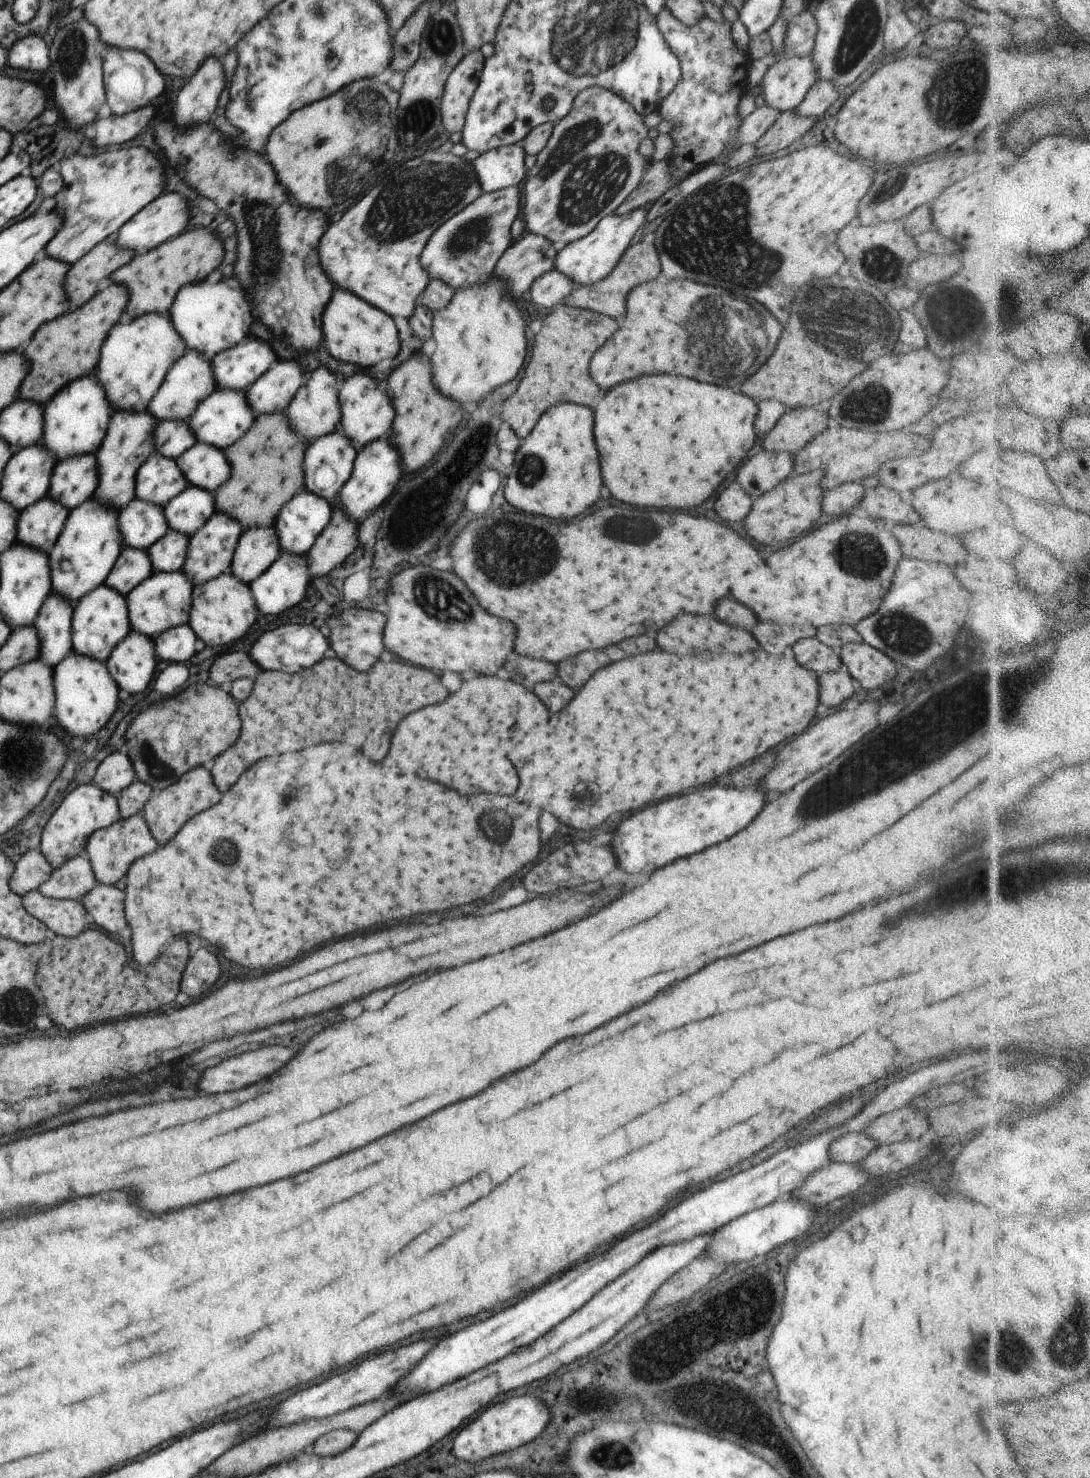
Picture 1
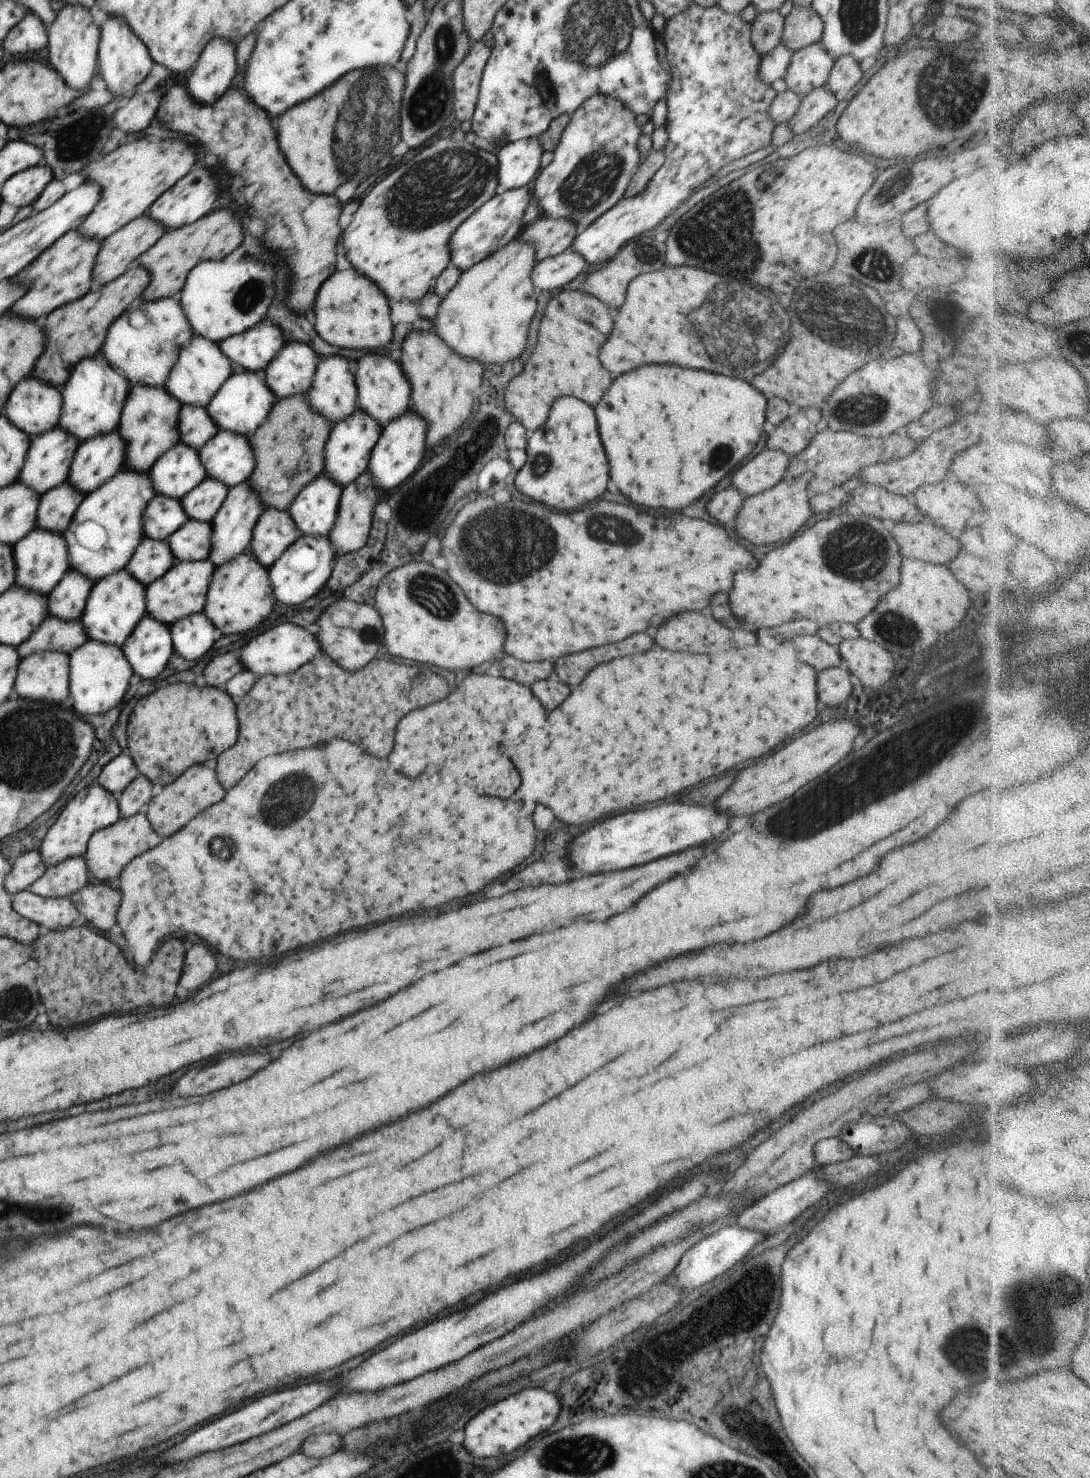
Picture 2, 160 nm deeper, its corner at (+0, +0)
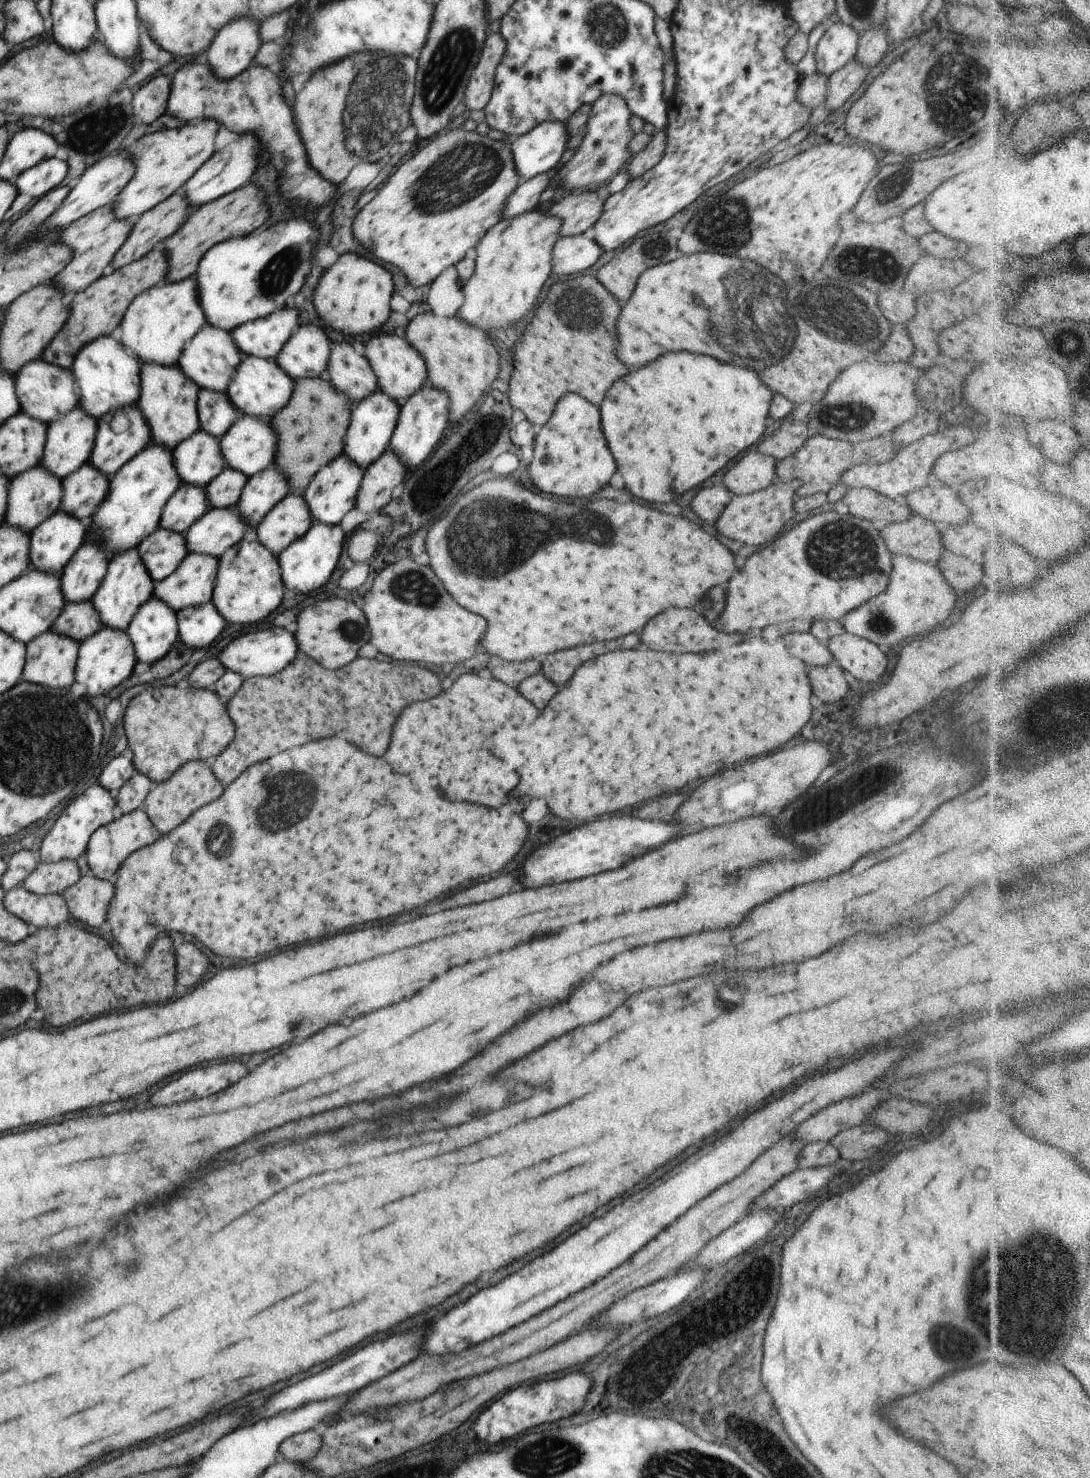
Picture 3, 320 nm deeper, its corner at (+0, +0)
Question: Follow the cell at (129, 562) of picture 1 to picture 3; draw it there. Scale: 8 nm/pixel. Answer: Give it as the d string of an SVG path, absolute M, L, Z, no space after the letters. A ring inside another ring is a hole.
M158 527L138 546L140 556L155 582L167 579L189 553L183 533Z

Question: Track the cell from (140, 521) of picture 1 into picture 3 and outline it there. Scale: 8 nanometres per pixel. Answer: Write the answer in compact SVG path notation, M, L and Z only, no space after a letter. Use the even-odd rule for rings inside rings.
M182 483L164 505L159 527L184 534L209 509L205 488Z

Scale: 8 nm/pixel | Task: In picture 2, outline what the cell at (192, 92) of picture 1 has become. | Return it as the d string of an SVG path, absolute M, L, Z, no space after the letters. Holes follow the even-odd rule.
M216 36L208 42L186 84L197 103L213 103L231 86L239 71L236 53L237 45L230 40Z

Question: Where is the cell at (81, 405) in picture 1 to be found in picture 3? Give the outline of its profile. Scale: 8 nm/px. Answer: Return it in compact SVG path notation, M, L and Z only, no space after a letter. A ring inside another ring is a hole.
M109 334L85 344L75 356L71 371L80 387L79 406L96 420L107 412L122 410L138 402L140 396L140 362L116 338Z

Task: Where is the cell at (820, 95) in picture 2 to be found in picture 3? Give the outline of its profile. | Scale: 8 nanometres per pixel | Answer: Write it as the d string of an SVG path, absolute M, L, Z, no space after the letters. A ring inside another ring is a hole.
M850 59L842 68L831 74L824 106L832 112L840 108L862 86L862 82L866 80L871 70L868 65L863 65L856 59Z

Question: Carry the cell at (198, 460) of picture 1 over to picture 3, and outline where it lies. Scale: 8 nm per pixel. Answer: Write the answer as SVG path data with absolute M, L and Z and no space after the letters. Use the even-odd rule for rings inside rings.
M242 415L221 436L220 440L221 451L228 468L239 470L248 478L275 464L279 440L276 431L271 427L270 420L262 420L257 416Z

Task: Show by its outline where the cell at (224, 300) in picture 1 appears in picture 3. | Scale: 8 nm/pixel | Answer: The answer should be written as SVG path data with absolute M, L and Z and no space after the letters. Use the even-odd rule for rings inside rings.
M297 215L286 221L272 223L267 228L257 229L253 233L214 245L202 257L196 272L200 306L208 324L230 332L241 324L271 315L288 306L300 292L312 266L316 266L313 257L319 247L318 240L320 240L318 226L304 215Z

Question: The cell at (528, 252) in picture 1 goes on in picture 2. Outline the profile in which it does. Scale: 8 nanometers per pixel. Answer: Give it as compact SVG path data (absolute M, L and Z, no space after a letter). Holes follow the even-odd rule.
M540 216L526 225L517 239L535 246L538 263L542 259L570 249L576 235L577 224L572 219Z

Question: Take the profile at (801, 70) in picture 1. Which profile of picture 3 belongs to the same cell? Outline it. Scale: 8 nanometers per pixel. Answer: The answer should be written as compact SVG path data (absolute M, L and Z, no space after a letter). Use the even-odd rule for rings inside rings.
M840 21L832 24L820 38L816 50L817 68L814 73L830 76L855 58L859 32Z

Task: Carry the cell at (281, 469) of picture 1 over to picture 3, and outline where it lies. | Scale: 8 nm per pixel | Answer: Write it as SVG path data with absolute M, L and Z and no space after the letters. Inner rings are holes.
M324 376L295 382L288 404L270 420L279 440L275 464L287 476L291 492L303 495L310 479L320 468L343 453L354 406L351 398L336 390Z

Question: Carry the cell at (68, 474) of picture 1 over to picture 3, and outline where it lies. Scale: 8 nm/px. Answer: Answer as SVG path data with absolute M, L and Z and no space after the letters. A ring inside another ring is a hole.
M136 404L124 407L122 410L130 420L130 430L116 434L110 427L115 411L102 415L100 422L97 422L100 428L97 428L98 434L95 436L89 458L89 463L109 478L114 476L133 456L144 450L152 438L150 426L146 424L146 418L142 416Z

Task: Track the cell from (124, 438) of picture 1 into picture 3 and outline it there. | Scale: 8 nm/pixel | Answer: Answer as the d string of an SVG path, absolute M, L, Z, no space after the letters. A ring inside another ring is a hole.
M142 364L141 390L138 406L142 408L156 442L175 449L177 444L200 429L197 400L201 388L177 365Z

